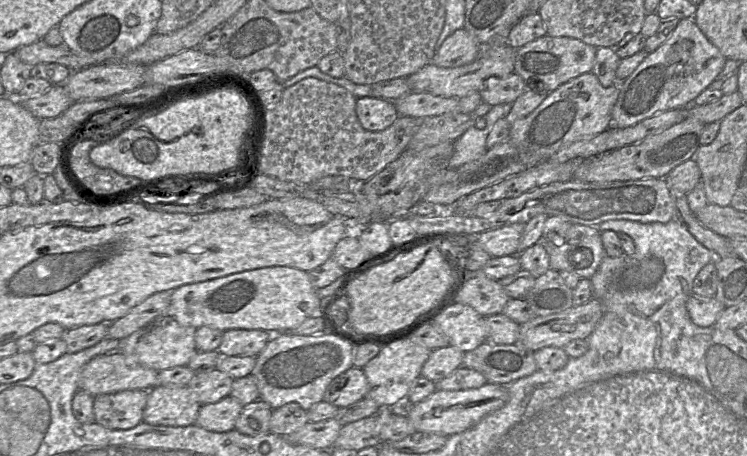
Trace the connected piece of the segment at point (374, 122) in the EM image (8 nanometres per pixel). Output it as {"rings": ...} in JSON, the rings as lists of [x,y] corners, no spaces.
{"rings":[[[380,97],[357,98],[356,114],[363,128],[369,131],[382,131],[399,116],[394,102]]]}

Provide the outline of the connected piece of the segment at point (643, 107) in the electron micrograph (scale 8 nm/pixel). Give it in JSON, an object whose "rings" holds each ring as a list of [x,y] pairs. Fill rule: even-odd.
{"rings":[[[694,17],[681,19],[671,36],[649,53],[629,77],[618,82],[619,96],[609,128],[630,127],[663,111],[688,108],[719,76],[726,59],[703,34]]]}

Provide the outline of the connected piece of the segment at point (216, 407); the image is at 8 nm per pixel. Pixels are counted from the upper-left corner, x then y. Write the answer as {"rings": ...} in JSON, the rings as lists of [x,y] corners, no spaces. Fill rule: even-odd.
{"rings":[[[232,396],[202,405],[194,424],[213,432],[228,432],[235,429],[243,404]]]}

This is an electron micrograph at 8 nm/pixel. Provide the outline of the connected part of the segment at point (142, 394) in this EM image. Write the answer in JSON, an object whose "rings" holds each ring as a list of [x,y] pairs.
{"rings":[[[125,390],[94,397],[94,419],[109,429],[130,429],[143,420],[149,390]]]}

